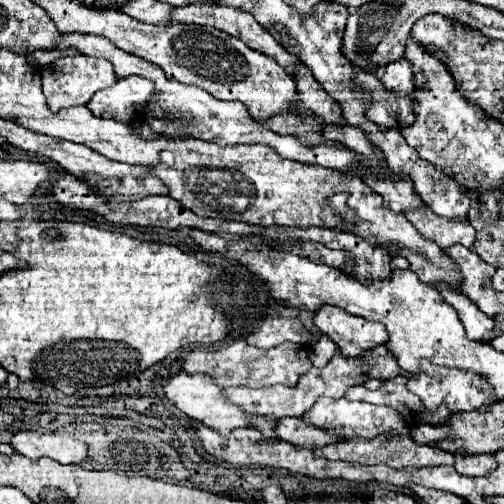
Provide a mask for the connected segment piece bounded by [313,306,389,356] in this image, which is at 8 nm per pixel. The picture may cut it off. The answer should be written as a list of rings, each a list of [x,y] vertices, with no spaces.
[[[321,306],[313,314],[313,322],[321,334],[329,336],[339,346],[341,354],[347,356],[361,356],[373,350],[377,344],[385,344],[389,340],[385,326],[379,322],[351,316],[333,306]]]

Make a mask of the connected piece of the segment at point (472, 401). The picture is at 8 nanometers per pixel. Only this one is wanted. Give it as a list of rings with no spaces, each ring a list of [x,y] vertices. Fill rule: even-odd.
[[[423,360],[419,372],[407,374],[407,378],[409,378],[407,390],[413,392],[415,396],[419,396],[429,412],[435,412],[443,404],[451,412],[471,412],[471,410],[479,410],[481,406],[489,406],[489,404],[497,402],[487,380],[481,374],[475,374],[471,370],[453,370],[453,368],[437,366],[437,364],[431,364],[429,360]]]

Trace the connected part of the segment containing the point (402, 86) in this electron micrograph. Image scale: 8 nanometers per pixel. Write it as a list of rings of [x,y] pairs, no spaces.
[[[405,58],[389,64],[383,78],[381,78],[381,82],[383,82],[383,86],[387,90],[391,90],[391,92],[395,92],[399,96],[407,96],[407,94],[411,94],[415,90],[413,72],[411,72],[411,66],[409,66],[409,62]]]

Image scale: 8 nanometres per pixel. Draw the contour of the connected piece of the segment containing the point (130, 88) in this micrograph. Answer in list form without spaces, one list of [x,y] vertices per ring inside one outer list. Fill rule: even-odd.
[[[125,78],[125,82],[97,92],[87,108],[97,118],[133,122],[135,112],[141,114],[145,110],[149,94],[153,94],[153,82],[145,82],[145,78]]]

